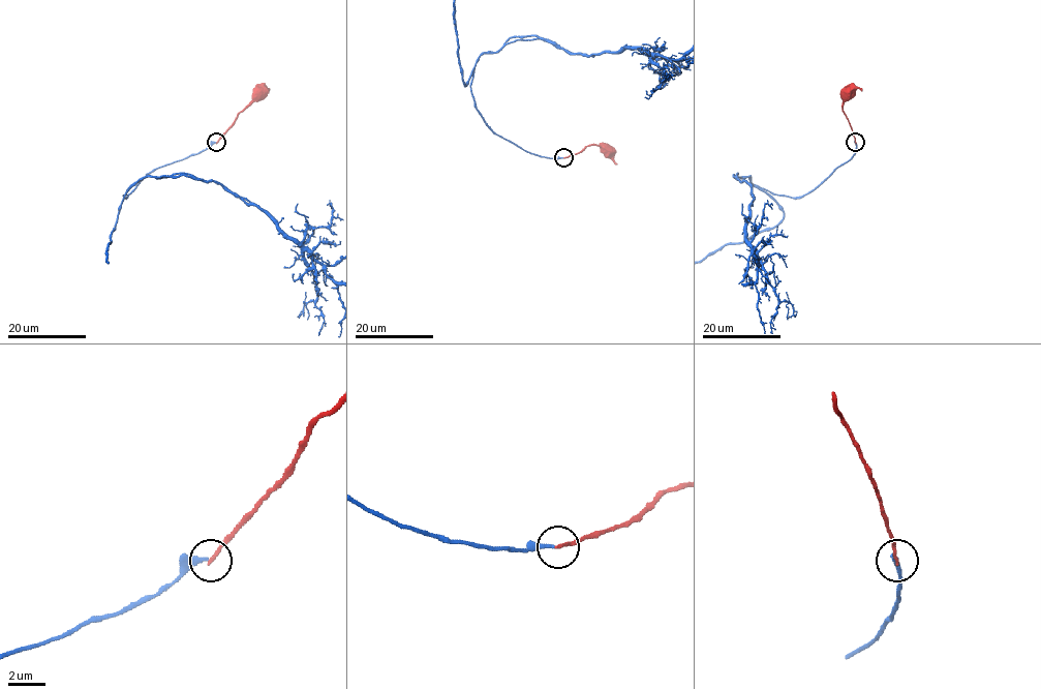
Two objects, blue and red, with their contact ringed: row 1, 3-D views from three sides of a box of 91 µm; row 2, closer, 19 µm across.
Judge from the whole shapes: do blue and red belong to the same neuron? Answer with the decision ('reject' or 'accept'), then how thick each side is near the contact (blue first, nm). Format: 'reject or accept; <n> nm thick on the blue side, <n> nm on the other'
reject; 220 nm thick on the blue side, 160 nm on the other

